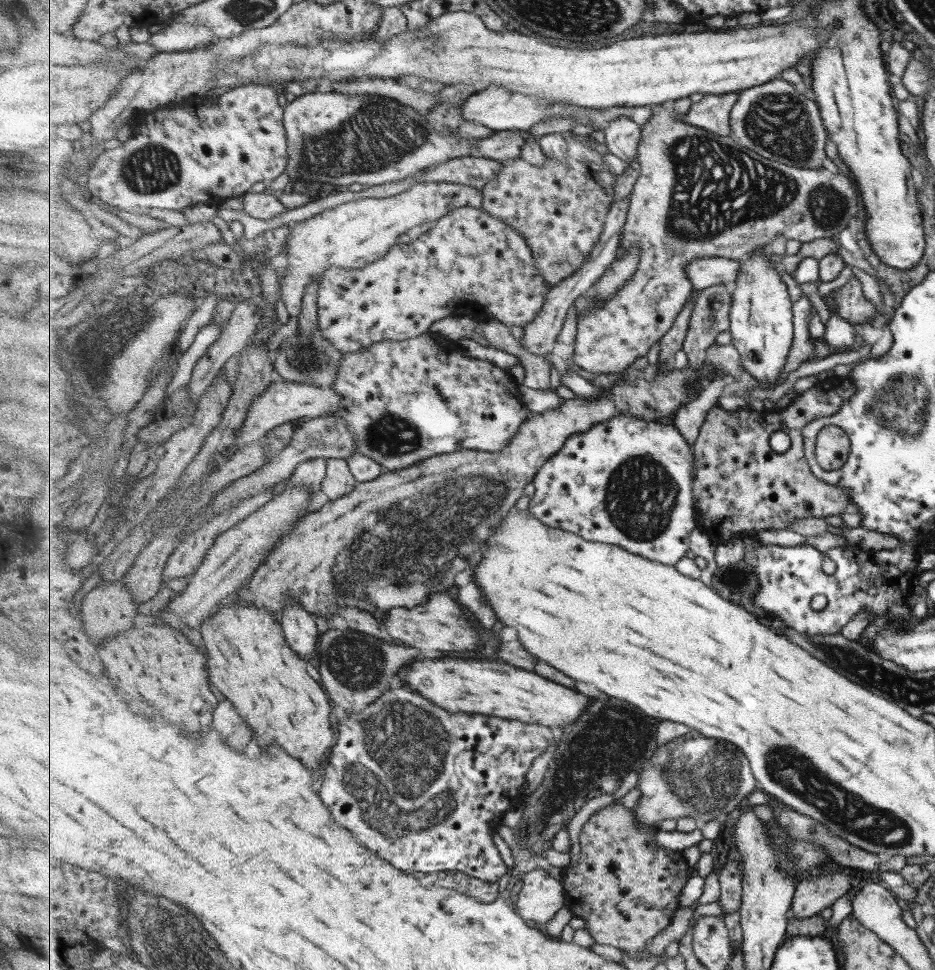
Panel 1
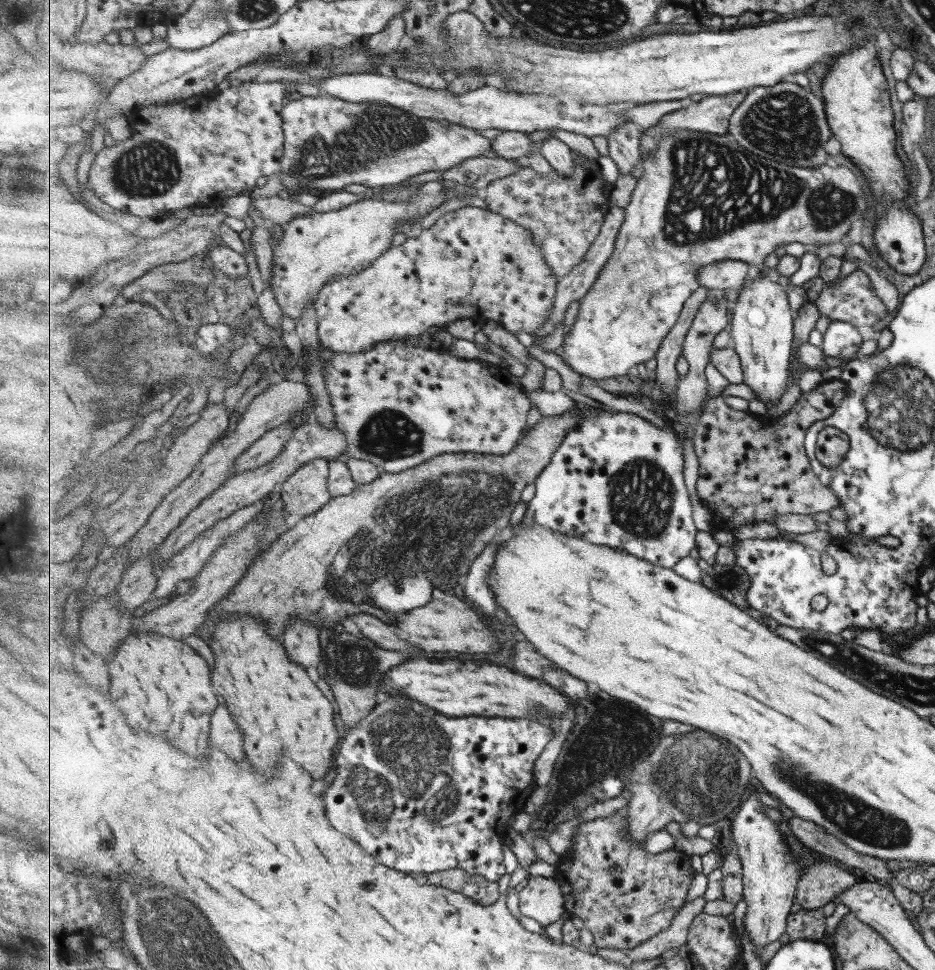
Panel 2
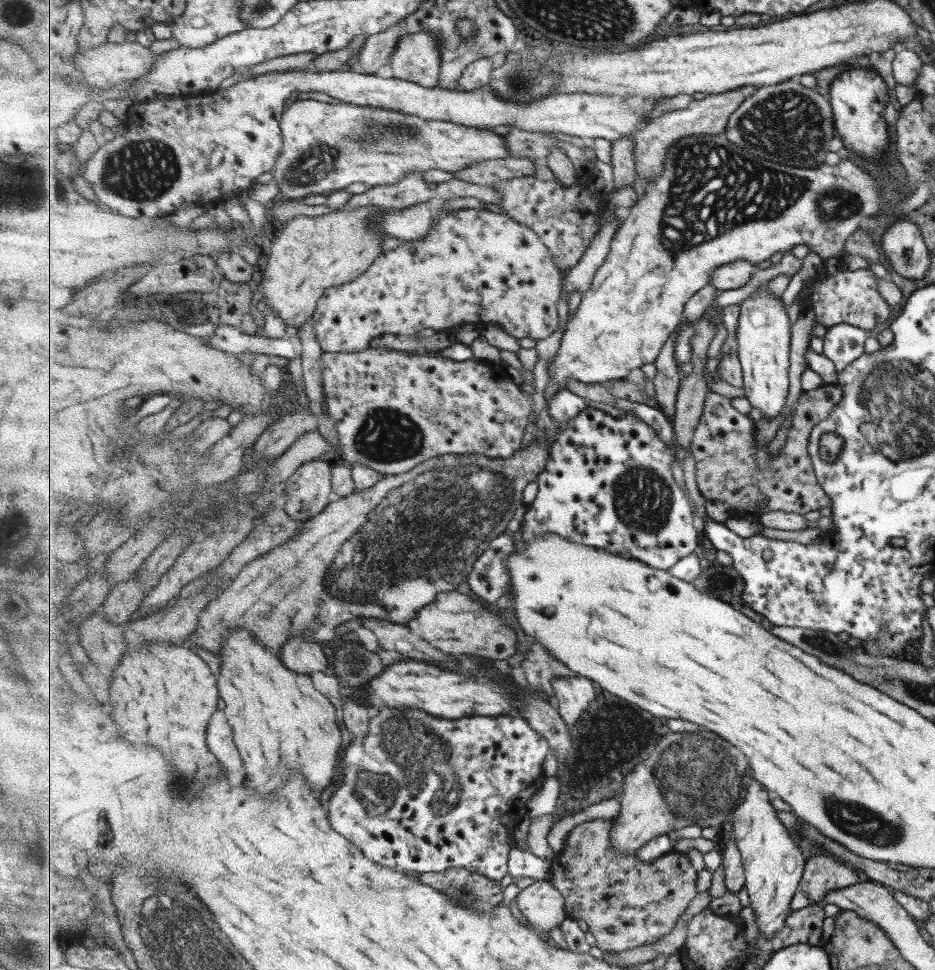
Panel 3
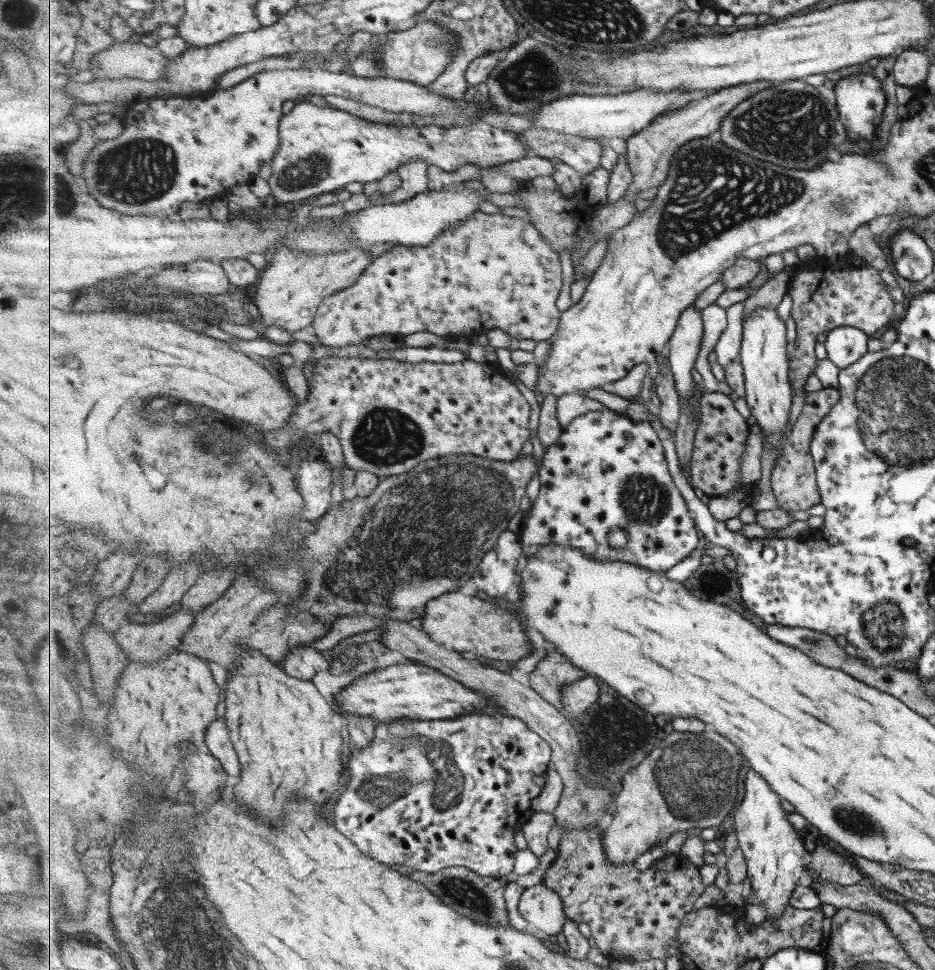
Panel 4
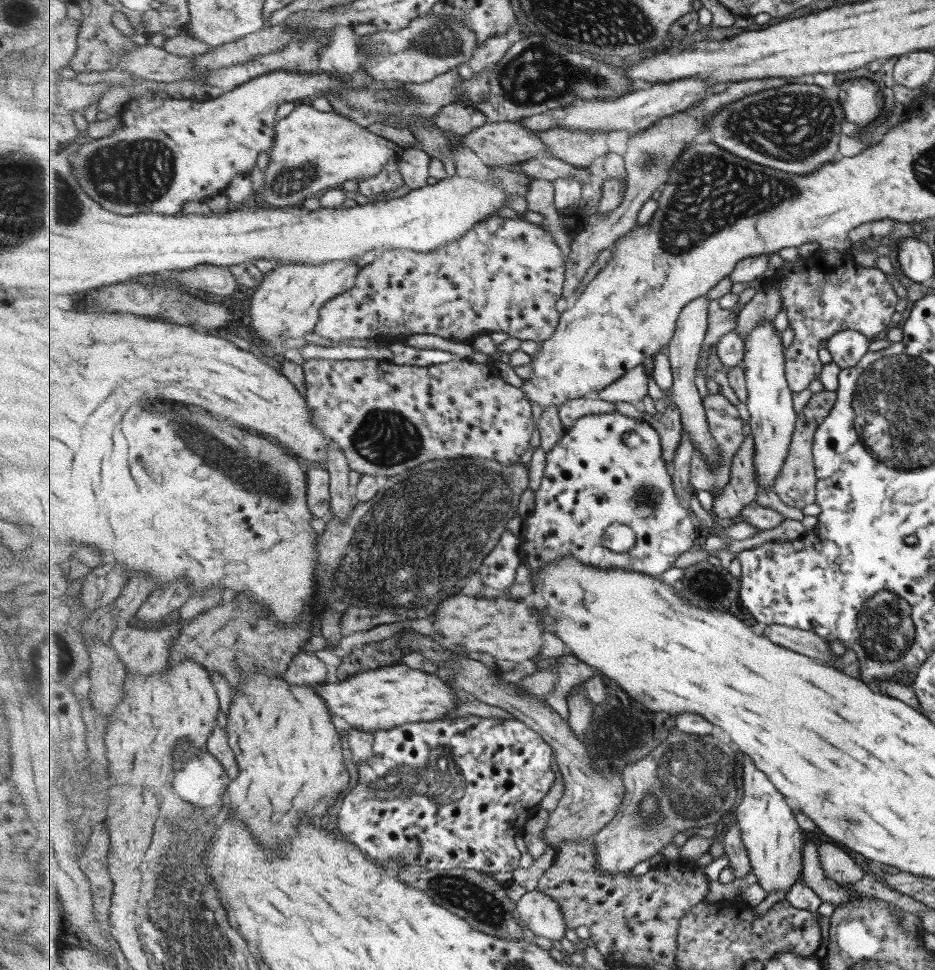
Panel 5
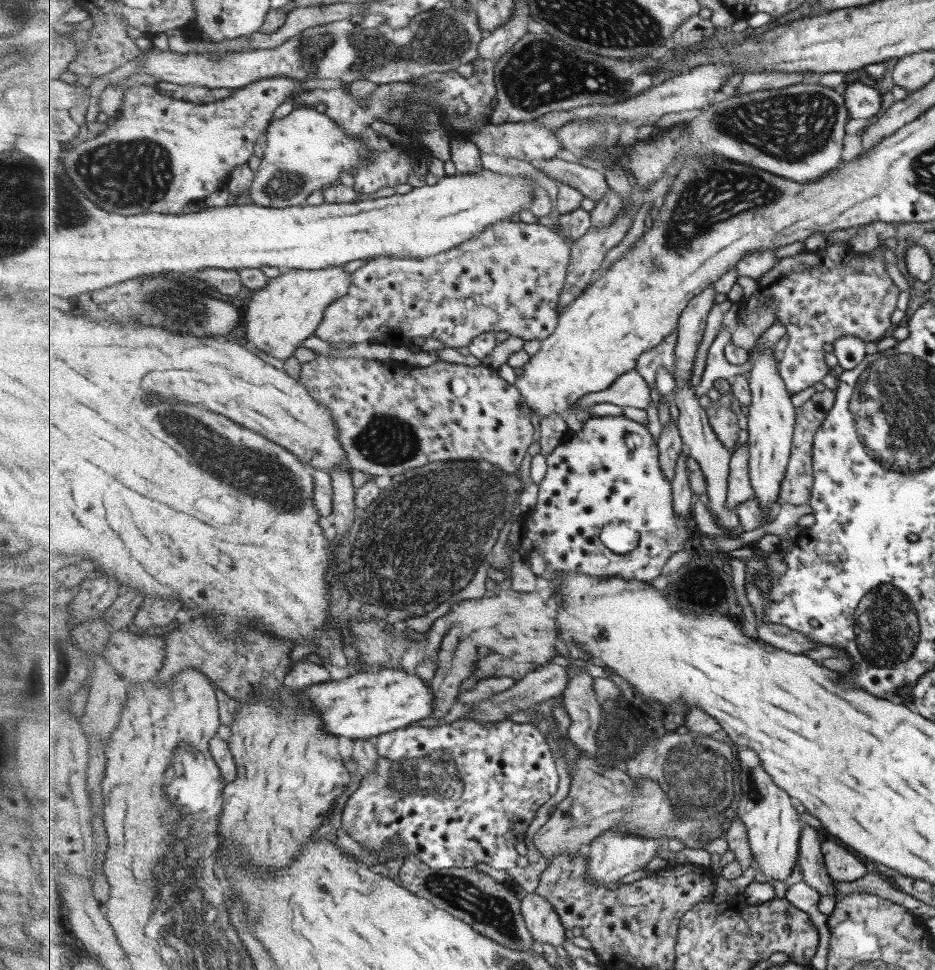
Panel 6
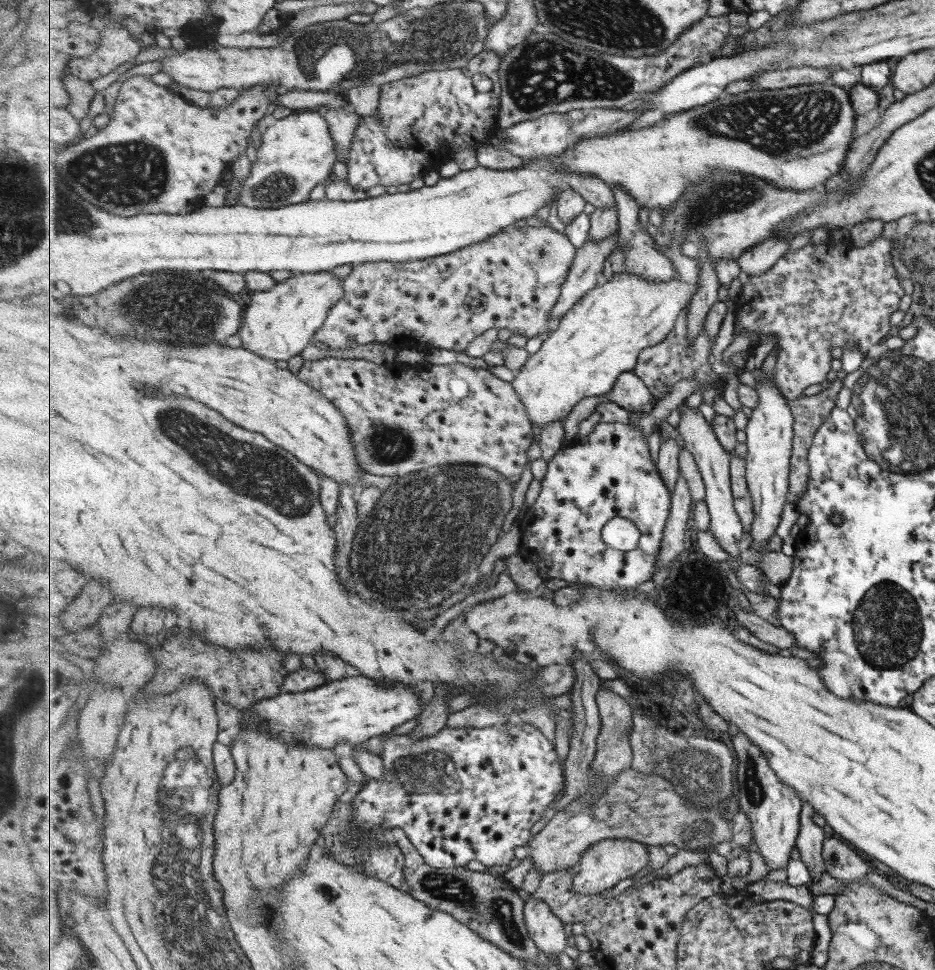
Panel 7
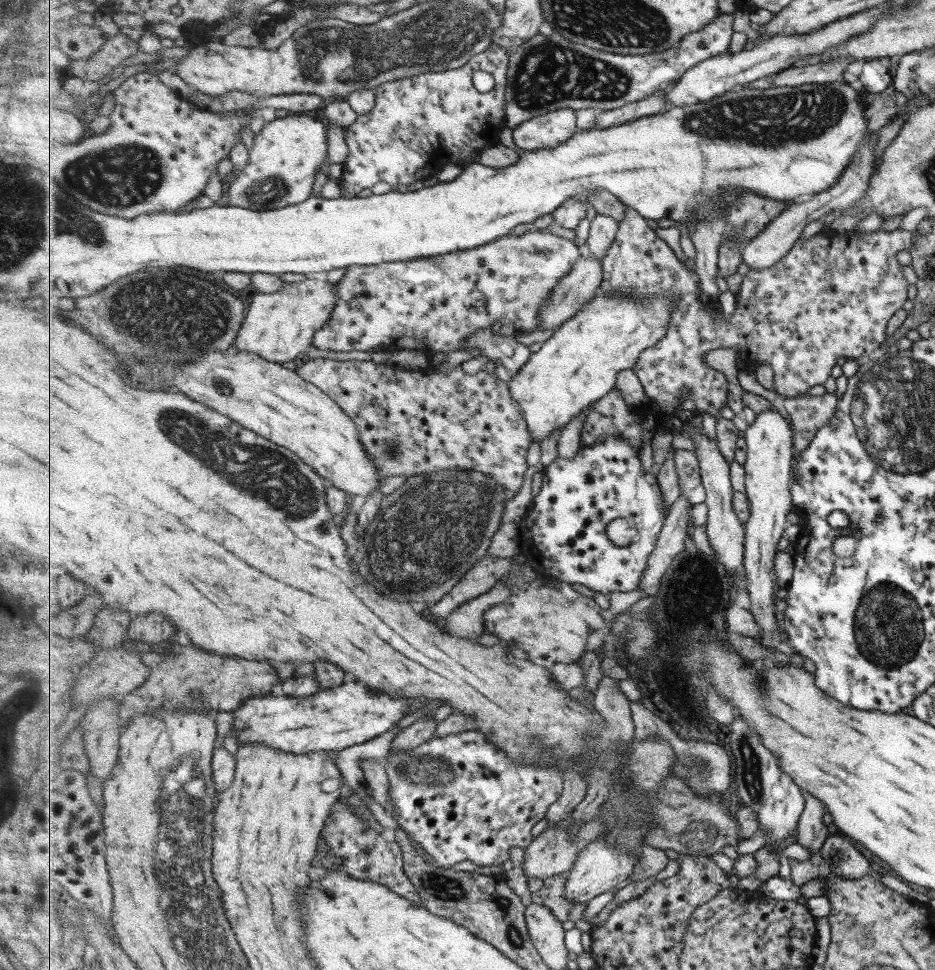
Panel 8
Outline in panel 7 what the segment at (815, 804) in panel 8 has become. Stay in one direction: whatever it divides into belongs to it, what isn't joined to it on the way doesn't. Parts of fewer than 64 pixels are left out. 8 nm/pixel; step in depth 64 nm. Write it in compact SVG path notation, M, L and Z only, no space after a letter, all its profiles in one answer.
M803 801L803 812L801 812L801 832L797 839L796 848L799 851L801 861L807 863L807 868L811 871L810 885L817 886L822 870L821 848L826 839L828 830L821 828L813 822L811 816L815 814L811 803Z

